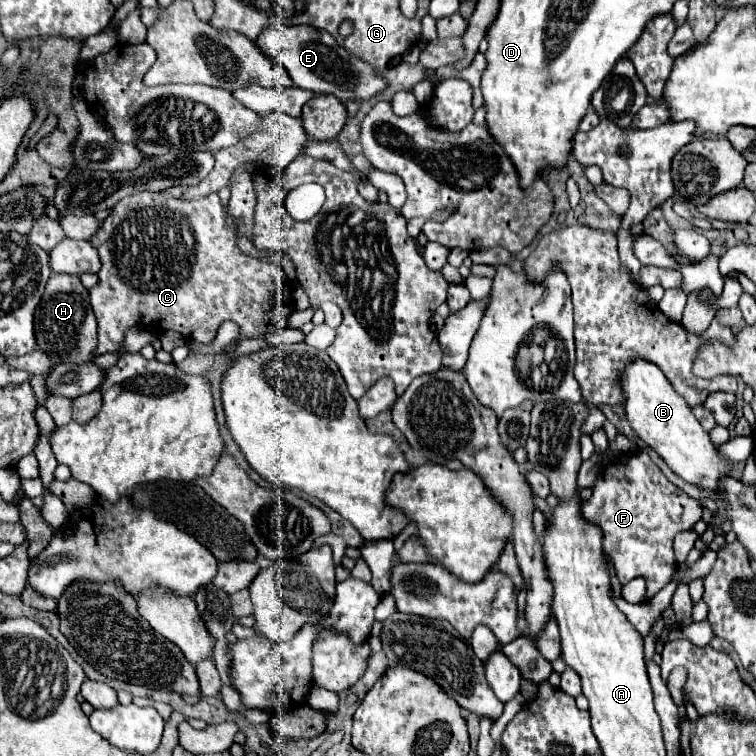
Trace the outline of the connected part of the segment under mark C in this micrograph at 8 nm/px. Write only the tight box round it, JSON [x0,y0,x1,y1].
[89,192,287,354]

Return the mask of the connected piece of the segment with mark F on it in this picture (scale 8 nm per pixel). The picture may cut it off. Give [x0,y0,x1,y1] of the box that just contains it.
[583,450,703,600]

